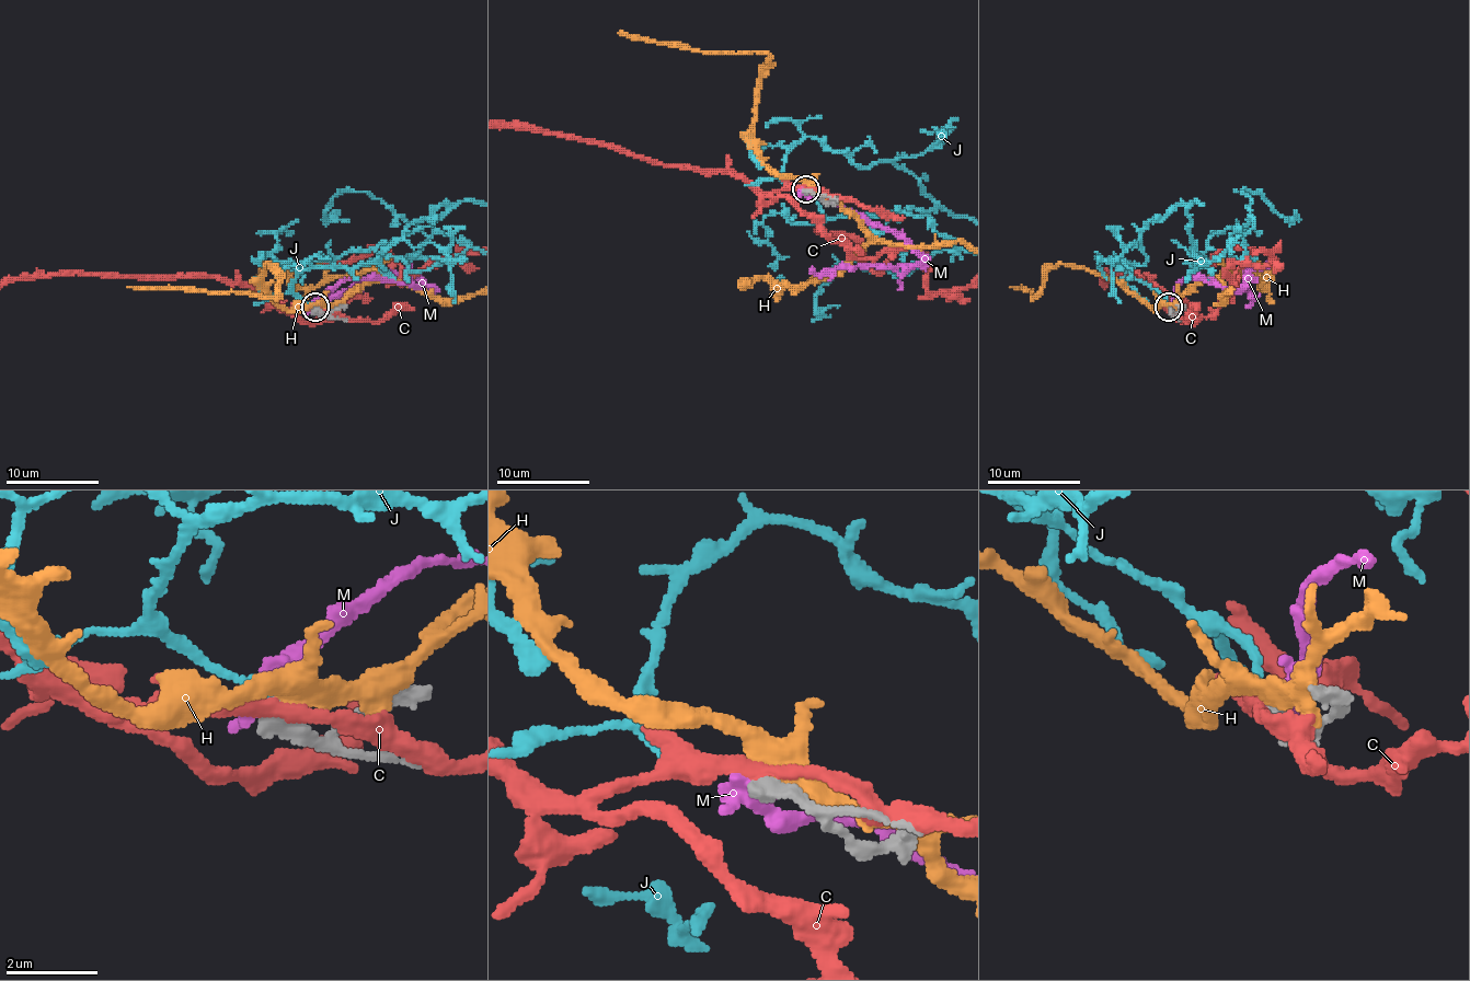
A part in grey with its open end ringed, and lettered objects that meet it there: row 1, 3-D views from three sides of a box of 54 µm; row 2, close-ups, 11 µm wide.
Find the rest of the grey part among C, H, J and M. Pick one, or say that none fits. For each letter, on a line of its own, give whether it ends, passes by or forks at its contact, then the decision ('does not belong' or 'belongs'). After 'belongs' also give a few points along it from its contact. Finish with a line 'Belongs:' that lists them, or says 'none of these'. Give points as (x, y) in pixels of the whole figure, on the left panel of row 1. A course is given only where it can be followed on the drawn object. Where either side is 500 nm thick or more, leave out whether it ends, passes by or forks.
C: it passes by; does not belong
H: it forks; does not belong
J: it ends; belongs
M: it ends; does not belong
Belongs: J

